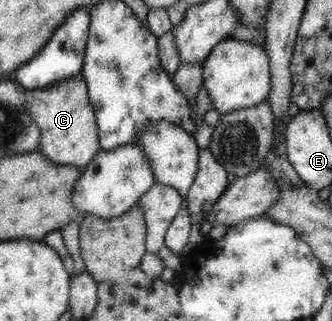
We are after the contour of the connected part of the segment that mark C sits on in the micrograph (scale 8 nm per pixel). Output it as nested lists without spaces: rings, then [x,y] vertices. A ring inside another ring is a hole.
[[[83,72],[75,78],[59,82],[57,85],[29,90],[29,109],[32,109],[33,120],[39,124],[42,132],[41,145],[37,152],[44,153],[53,163],[73,164],[83,168],[95,159],[101,151],[96,109],[88,93],[87,81]]]

